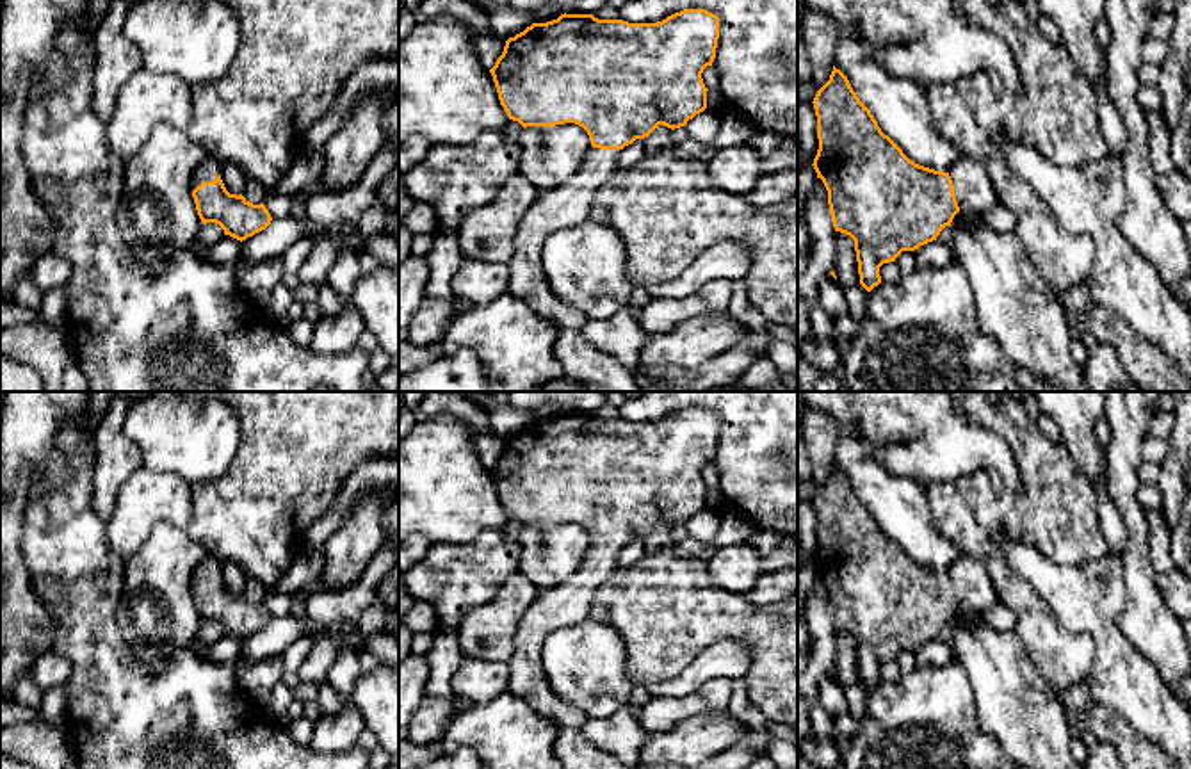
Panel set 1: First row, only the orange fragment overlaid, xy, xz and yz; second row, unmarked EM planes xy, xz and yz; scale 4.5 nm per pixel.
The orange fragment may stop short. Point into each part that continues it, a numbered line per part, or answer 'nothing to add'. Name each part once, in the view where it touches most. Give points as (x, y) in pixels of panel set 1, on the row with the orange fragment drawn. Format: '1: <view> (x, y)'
1: yz (974, 191)

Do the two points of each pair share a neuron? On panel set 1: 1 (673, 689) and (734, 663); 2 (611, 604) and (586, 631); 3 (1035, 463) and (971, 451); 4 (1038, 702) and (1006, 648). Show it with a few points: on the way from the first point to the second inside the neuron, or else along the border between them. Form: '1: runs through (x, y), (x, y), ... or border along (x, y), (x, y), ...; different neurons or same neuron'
1: runs through (688, 682), (705, 664), (720, 663); same neuron
2: border along (588, 618), (607, 623), (620, 636), (623, 650); different neurons
3: border along (988, 428), (1012, 451), (1022, 485), (1019, 493); different neurons
4: runs through (1026, 689), (1006, 670), (1006, 661); same neuron

